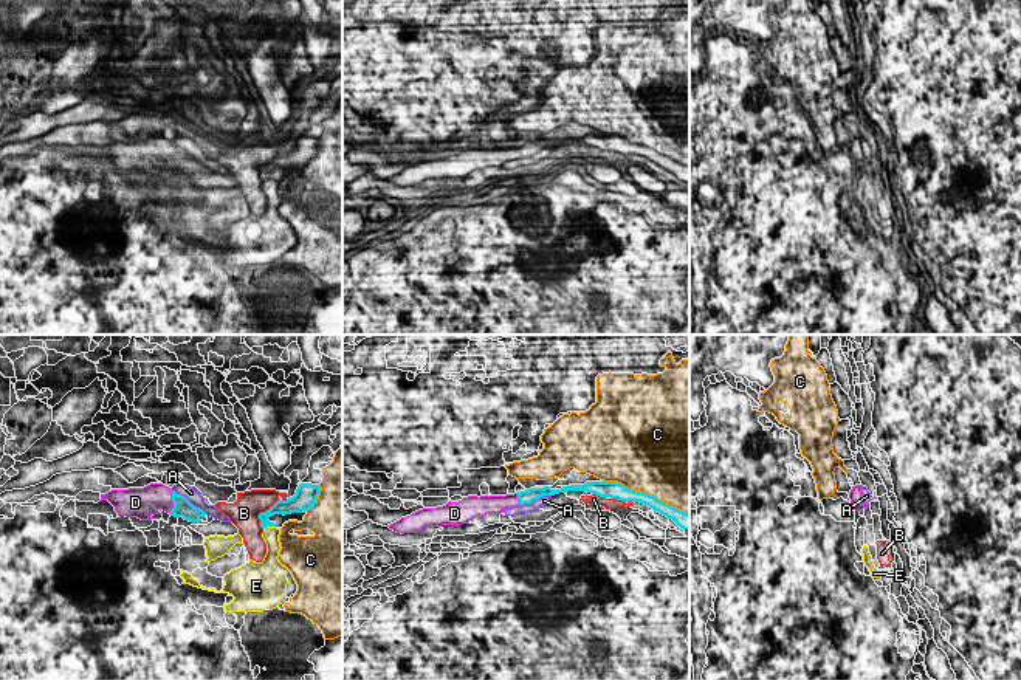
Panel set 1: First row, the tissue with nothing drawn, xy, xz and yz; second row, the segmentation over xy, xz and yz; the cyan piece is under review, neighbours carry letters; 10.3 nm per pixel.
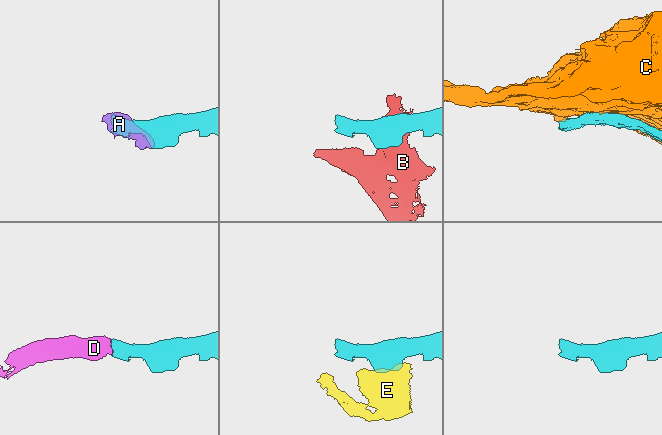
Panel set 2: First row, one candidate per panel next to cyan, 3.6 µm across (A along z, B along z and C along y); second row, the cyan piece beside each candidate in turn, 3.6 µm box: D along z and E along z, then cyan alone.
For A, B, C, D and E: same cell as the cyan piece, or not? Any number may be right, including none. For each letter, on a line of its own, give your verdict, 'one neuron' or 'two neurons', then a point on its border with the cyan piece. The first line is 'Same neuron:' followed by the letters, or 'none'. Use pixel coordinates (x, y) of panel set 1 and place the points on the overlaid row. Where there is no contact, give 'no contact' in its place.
Same neuron: D
A: two neurons | xy (188, 501)
B: two neurons | xy (262, 513)
C: two neurons | xz (645, 493)
D: one neuron | xy (172, 501)
E: two neurons | xy (268, 525)

